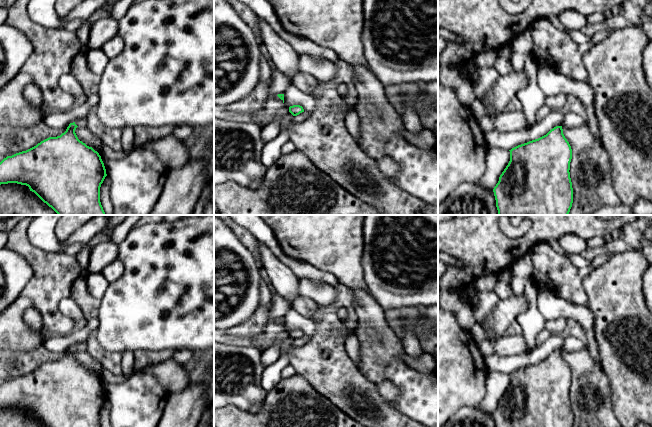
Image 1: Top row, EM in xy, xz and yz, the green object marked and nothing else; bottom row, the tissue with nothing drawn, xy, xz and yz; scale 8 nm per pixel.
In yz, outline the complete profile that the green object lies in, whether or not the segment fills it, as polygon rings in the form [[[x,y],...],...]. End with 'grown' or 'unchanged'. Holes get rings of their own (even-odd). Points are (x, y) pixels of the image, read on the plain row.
[[[562,350],[509,375],[510,385],[493,413],[496,427],[573,427],[569,396],[572,373]]]; unchanged

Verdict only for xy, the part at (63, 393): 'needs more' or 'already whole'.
needs more

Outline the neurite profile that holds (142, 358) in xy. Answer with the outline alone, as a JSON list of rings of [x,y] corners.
[[[137,350],[134,353],[134,373],[145,369],[148,366],[156,365],[173,357],[171,350],[150,351]]]

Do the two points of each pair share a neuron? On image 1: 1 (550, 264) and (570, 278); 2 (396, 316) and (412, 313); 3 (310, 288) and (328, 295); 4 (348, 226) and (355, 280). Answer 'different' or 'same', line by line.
1: same
2: same
3: same
4: same

